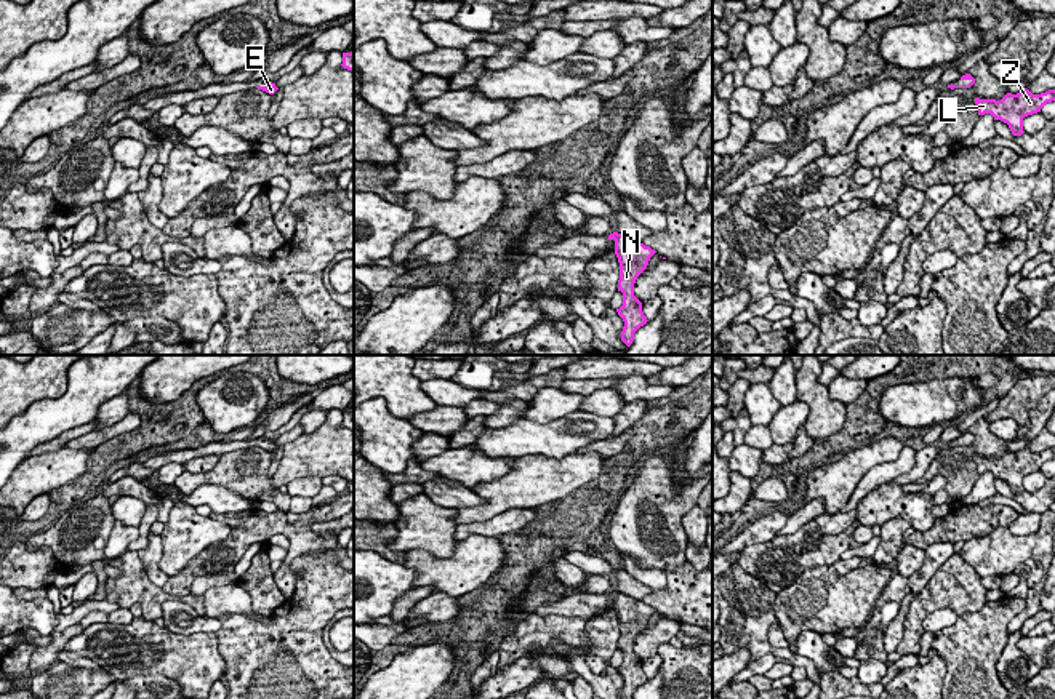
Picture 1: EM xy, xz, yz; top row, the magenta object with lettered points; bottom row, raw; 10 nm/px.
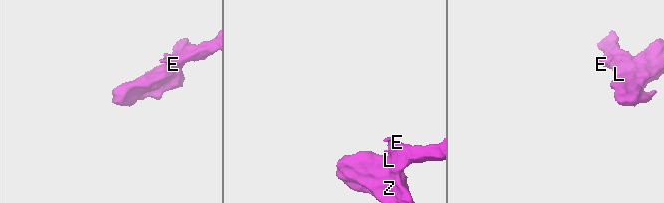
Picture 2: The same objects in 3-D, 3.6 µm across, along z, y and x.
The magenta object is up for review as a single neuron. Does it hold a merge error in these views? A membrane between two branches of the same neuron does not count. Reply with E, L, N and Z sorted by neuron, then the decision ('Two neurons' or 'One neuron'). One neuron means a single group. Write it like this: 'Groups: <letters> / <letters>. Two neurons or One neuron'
Groups: E L N Z. One neuron

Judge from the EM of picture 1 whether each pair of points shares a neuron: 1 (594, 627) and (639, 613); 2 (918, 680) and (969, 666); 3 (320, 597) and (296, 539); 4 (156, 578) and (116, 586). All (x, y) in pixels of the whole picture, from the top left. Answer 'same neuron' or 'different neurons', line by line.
1: different neurons
2: different neurons
3: different neurons
4: different neurons

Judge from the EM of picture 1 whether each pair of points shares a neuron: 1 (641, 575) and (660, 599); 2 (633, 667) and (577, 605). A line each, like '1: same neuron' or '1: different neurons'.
1: different neurons
2: same neuron

